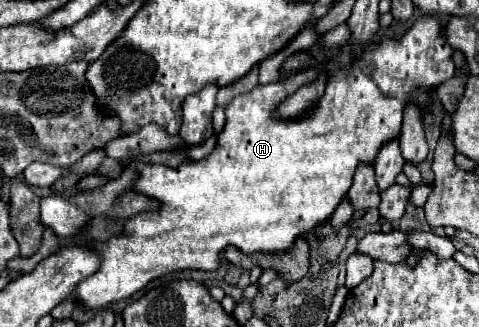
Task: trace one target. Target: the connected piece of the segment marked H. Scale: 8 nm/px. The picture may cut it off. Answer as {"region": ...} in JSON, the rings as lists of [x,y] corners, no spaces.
{"region":[[[423,17],[405,33],[401,41],[385,39],[379,47],[367,47],[363,57],[355,61],[349,71],[335,71],[327,81],[323,99],[309,115],[305,115],[305,119],[275,121],[271,113],[277,109],[283,97],[295,93],[295,89],[315,79],[315,71],[299,73],[291,79],[279,79],[273,85],[257,85],[251,93],[239,95],[227,105],[227,125],[219,133],[217,149],[209,157],[201,161],[185,161],[177,169],[165,165],[141,165],[141,179],[135,183],[135,189],[159,199],[163,207],[161,211],[145,211],[127,219],[122,235],[112,236],[105,243],[80,236],[81,227],[87,223],[87,217],[81,209],[67,203],[59,195],[41,199],[43,225],[51,227],[61,240],[95,249],[103,259],[95,277],[81,281],[73,295],[89,309],[105,307],[111,301],[131,297],[151,279],[163,277],[171,271],[215,271],[219,267],[219,251],[223,251],[227,245],[235,245],[243,253],[291,249],[295,237],[303,235],[333,215],[335,207],[351,187],[355,167],[361,161],[373,163],[381,145],[399,137],[405,103],[413,99],[419,103],[419,107],[425,107],[429,101],[427,89],[437,87],[455,75],[451,55],[453,49],[439,33],[439,21],[435,17]]]}

